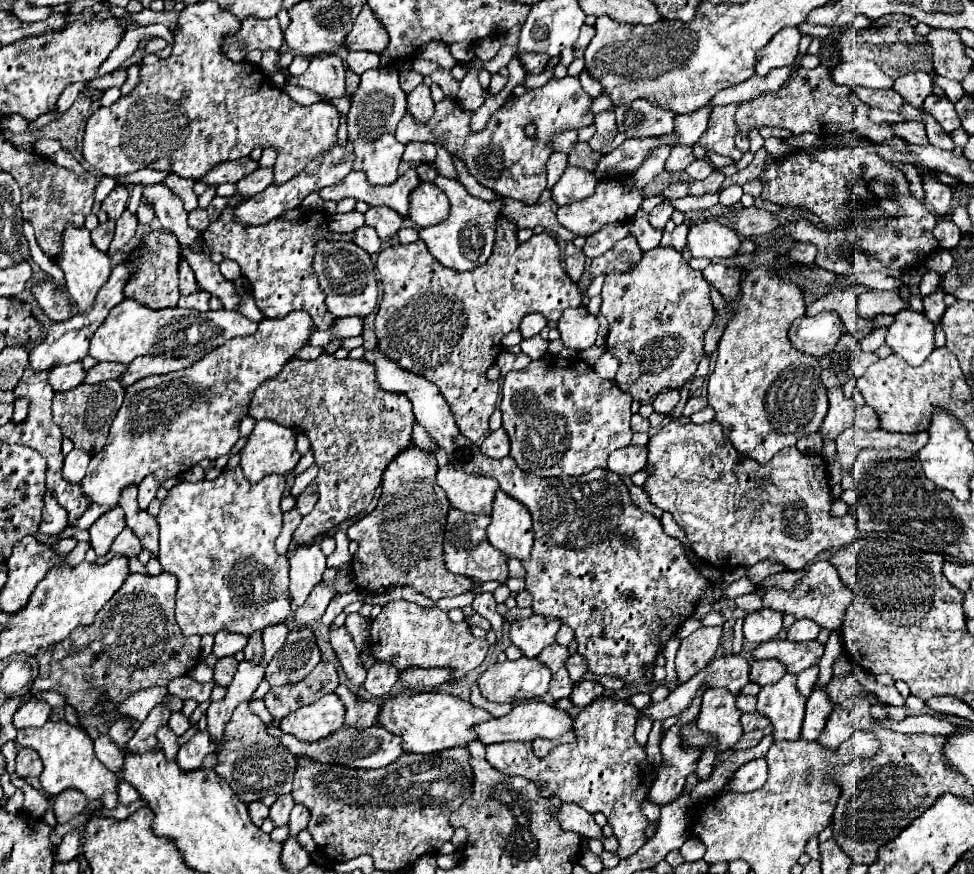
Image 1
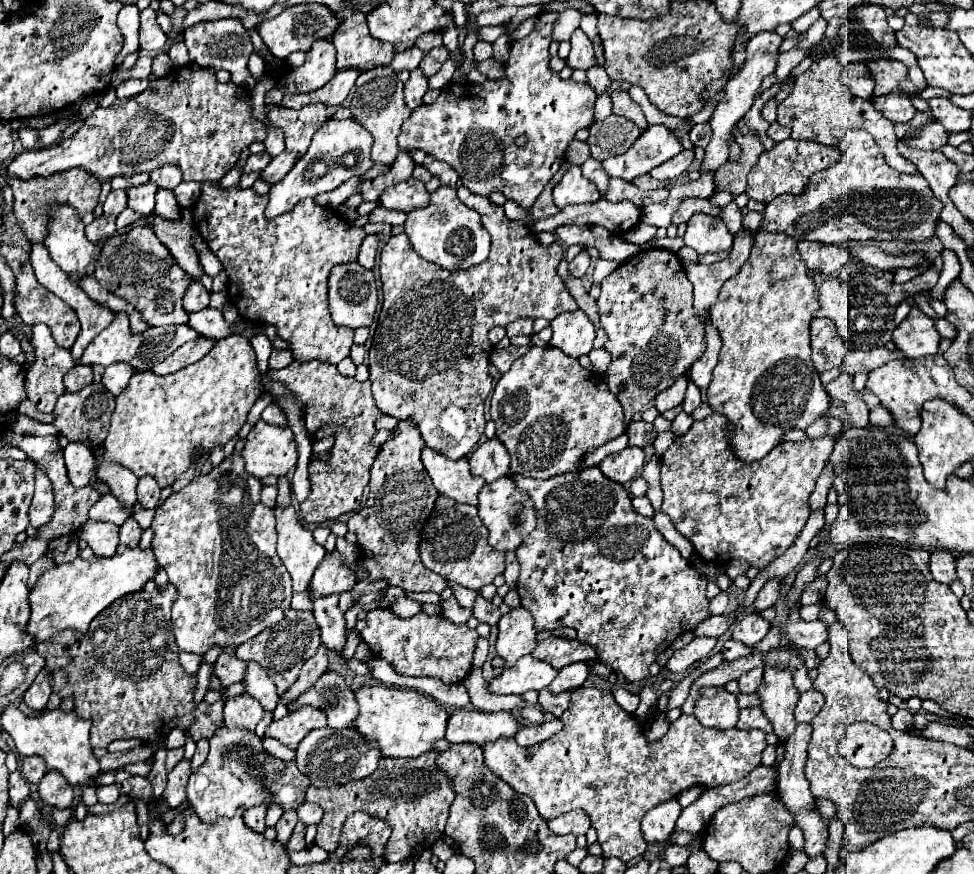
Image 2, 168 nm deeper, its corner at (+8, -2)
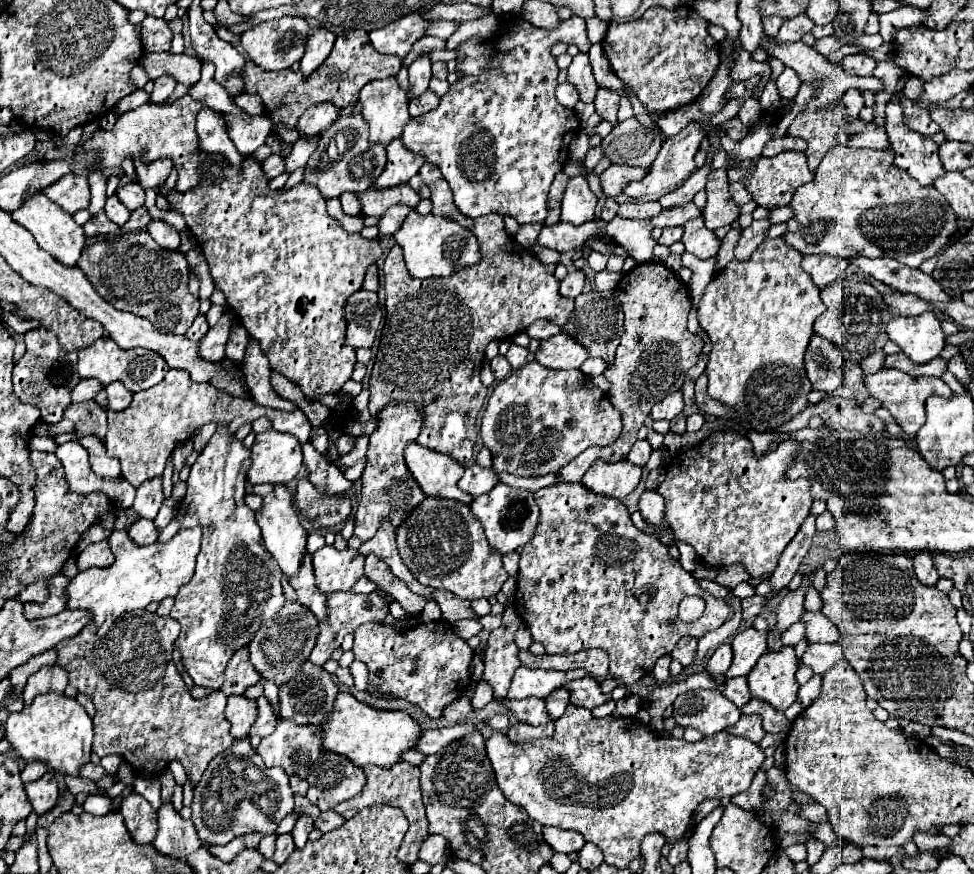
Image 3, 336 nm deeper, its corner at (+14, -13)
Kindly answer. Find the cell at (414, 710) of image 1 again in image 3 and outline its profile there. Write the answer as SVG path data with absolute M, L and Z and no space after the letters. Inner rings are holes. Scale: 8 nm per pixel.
M340 692L336 696L336 704L334 704L334 710L332 710L328 722L322 726L322 732L324 732L324 738L322 738L324 750L342 754L358 766L376 764L376 766L388 770L400 762L404 752L416 748L422 728L404 710L376 710L376 708L356 700L352 694Z

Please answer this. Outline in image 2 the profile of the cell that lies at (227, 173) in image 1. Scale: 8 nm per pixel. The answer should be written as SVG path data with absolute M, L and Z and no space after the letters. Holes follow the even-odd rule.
M262 151L262 153L258 153L258 155L250 155L242 171L244 171L244 173L250 173L250 171L264 171L264 167L266 167L270 161L272 161L272 157L270 157L266 151Z

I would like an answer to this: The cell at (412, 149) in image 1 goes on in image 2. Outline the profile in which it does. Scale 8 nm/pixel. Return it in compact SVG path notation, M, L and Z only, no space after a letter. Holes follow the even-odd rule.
M412 151L412 159L426 167L434 177L440 179L440 185L454 187L458 197L474 211L482 215L484 227L492 235L492 251L488 259L476 267L460 269L460 271L444 271L434 263L424 261L412 249L408 237L404 233L392 235L380 257L380 277L384 303L378 319L378 335L374 335L372 349L368 353L370 381L372 393L378 409L396 419L412 419L418 423L422 437L428 447L438 449L450 459L462 459L472 453L484 433L484 401L492 389L492 377L488 373L492 345L488 341L488 331L494 325L508 325L518 317L544 317L552 321L556 315L566 311L576 311L578 305L564 281L558 277L556 267L564 257L564 251L558 243L542 247L534 237L534 231L528 229L520 221L512 221L504 215L504 207L494 205L488 197L480 197L470 193L462 183L456 171L438 159L432 159L424 151ZM488 309L496 313L490 315Z

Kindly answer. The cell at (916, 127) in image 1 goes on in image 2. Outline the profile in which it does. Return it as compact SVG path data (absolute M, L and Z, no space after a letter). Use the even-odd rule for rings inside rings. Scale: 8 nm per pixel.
M930 123L928 127L920 129L918 135L904 137L904 141L916 149L940 149L948 145L948 129L940 127L940 123Z

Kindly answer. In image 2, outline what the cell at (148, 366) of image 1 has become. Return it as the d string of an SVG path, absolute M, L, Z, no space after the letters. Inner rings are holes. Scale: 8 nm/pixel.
M200 337L196 341L188 341L180 349L176 349L168 359L164 359L156 367L152 367L152 371L156 375L168 375L178 369L184 369L186 365L192 365L192 363L200 361L202 357L206 357L214 345L216 345L216 339L210 339L210 337Z

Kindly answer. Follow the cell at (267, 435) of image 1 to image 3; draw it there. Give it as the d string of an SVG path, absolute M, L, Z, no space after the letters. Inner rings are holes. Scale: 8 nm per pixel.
M276 430L256 434L252 444L252 464L248 470L250 484L288 484L300 468L302 450L296 436Z

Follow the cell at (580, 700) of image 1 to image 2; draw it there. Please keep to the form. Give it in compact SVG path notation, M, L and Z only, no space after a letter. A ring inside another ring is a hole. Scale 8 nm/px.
M542 689L542 691L538 691L538 705L540 705L544 711L552 713L554 717L560 717L560 715L564 713L564 709L568 707L572 693L574 693L574 691L564 691L564 693L554 695L554 693L550 693L548 689Z

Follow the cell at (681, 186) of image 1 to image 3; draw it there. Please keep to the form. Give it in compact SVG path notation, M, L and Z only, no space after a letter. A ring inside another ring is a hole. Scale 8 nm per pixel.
M624 202L618 208L618 216L624 218L654 218L658 212L662 212L660 202Z

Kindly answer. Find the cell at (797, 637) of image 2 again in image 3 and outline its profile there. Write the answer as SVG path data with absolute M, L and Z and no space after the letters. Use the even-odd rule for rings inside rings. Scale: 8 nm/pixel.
M808 642L804 654L802 654L802 662L806 666L810 666L816 674L824 674L826 670L830 670L830 666L842 658L842 648L840 644L822 644L822 642Z

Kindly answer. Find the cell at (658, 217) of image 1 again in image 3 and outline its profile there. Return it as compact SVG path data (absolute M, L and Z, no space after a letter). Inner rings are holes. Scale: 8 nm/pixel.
M686 202L682 206L674 206L668 210L662 210L658 216L654 216L652 228L666 228L666 226L684 226L690 218L698 218L700 208L694 202Z

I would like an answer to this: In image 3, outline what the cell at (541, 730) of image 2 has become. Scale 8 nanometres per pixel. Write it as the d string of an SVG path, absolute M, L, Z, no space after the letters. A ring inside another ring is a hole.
M554 722L546 724L546 726L530 726L530 724L514 724L508 728L506 736L510 738L510 742L514 744L524 744L524 742L532 742L532 740L540 740L540 738L550 738L554 734Z

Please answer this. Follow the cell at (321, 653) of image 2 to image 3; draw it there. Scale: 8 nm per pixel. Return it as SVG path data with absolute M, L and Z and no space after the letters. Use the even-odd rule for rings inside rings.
M334 592L334 594L328 594L328 610L330 610L330 616L328 616L328 622L322 622L320 624L320 634L318 634L318 642L310 654L310 662L314 666L322 666L326 660L330 660L332 652L336 648L340 648L342 644L342 638L348 634L348 632L354 632L360 624L364 622L382 622L384 616L388 614L388 604L386 600L382 600L378 594L354 594L354 592Z

